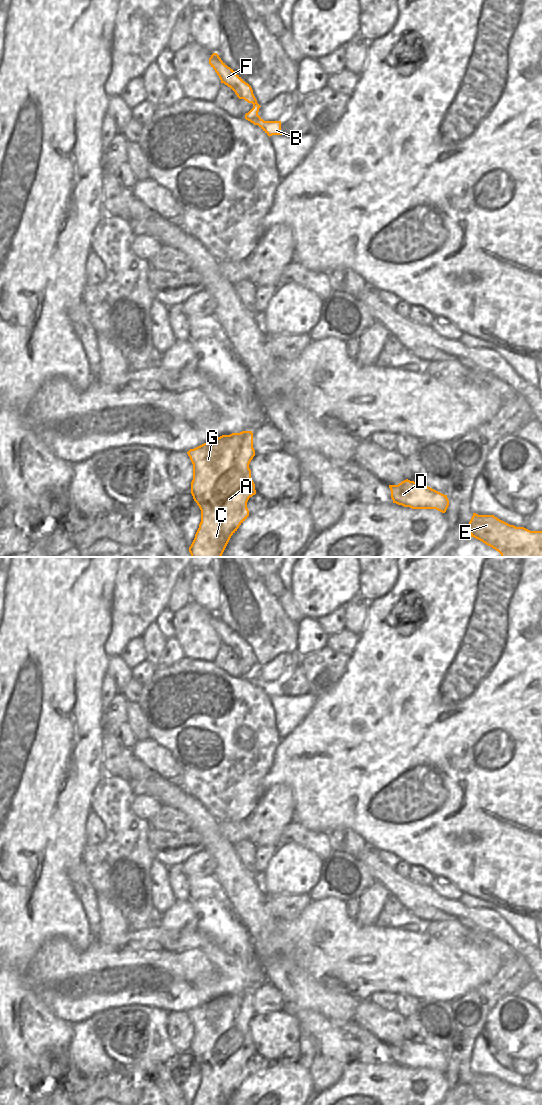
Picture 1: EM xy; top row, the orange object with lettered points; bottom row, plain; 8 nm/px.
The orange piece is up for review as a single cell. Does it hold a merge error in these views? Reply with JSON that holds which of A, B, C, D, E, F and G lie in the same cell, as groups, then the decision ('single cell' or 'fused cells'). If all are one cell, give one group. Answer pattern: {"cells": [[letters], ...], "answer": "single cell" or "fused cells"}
{"cells": [["A", "B", "C", "F", "G"], ["D", "E"]], "answer": "fused cells"}

